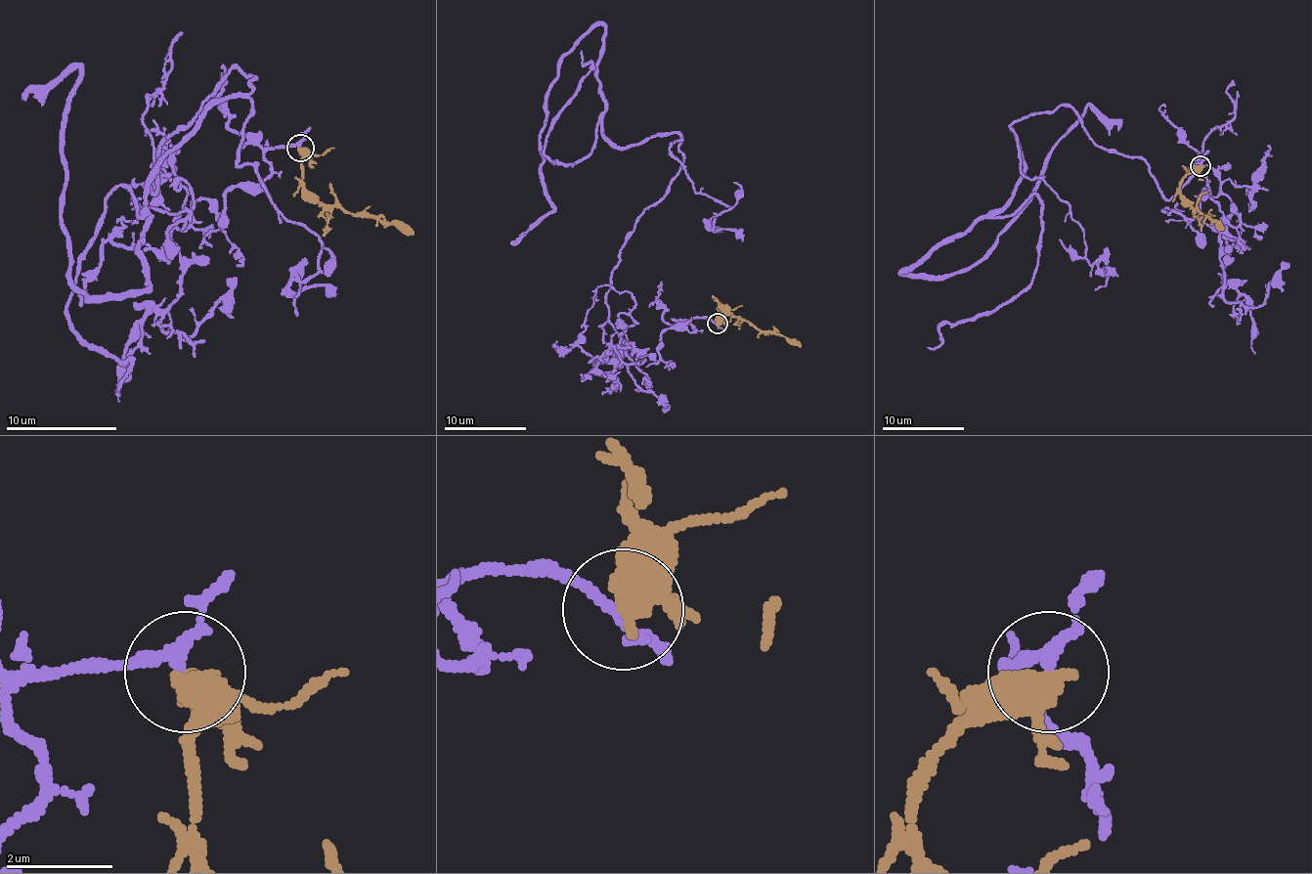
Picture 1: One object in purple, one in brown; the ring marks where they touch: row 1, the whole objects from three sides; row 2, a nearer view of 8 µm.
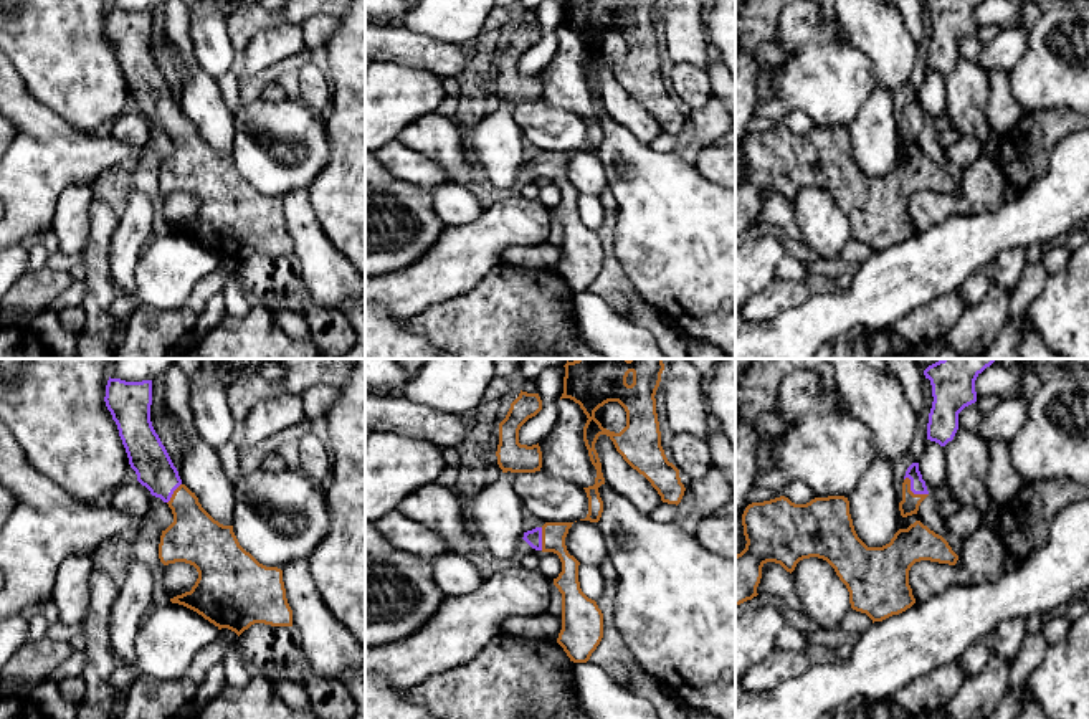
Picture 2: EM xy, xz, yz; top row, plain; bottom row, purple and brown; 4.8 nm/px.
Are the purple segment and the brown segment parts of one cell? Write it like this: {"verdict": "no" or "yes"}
{"verdict": "yes"}

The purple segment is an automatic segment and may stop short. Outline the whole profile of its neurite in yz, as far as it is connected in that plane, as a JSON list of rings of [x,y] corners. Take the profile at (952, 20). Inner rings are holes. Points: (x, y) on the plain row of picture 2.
[[[924,0],[932,15],[927,69],[945,76],[958,60],[958,43],[977,31],[975,10],[983,0]]]

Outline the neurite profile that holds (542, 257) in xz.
[[[549,241],[537,246],[511,246],[501,255],[504,264],[527,269],[557,269],[560,260],[562,248]]]

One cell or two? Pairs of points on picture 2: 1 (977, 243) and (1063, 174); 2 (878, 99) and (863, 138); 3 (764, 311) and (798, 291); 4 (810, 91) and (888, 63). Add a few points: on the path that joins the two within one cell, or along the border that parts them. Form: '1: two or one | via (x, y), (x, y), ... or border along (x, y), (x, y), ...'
1: one | via (998, 230), (1012, 225), (1041, 195)
2: one | via (878, 109), (873, 128)
3: one | via (772, 303), (780, 295), (790, 295)
4: two | border along (850, 38), (868, 57), (879, 81)

